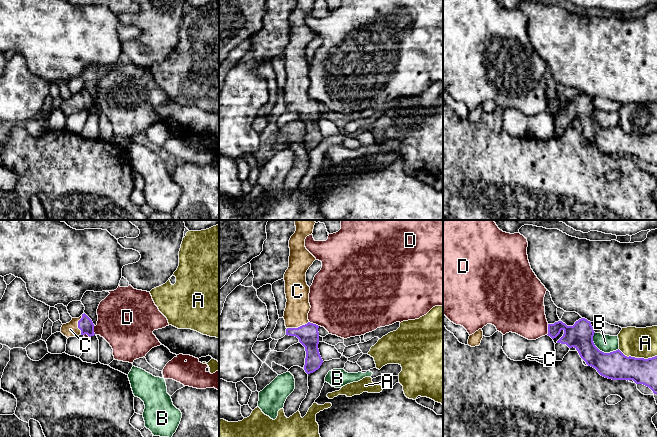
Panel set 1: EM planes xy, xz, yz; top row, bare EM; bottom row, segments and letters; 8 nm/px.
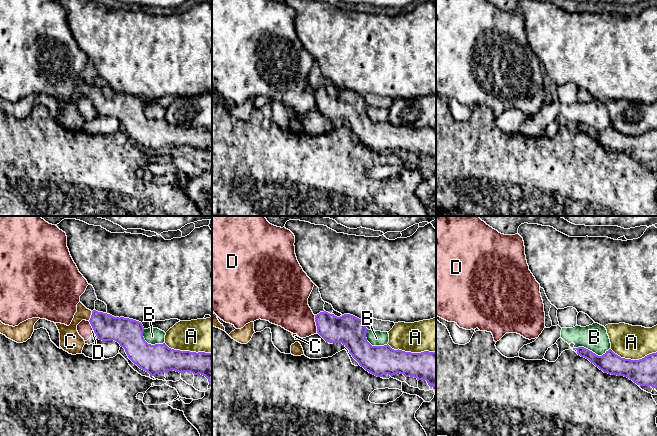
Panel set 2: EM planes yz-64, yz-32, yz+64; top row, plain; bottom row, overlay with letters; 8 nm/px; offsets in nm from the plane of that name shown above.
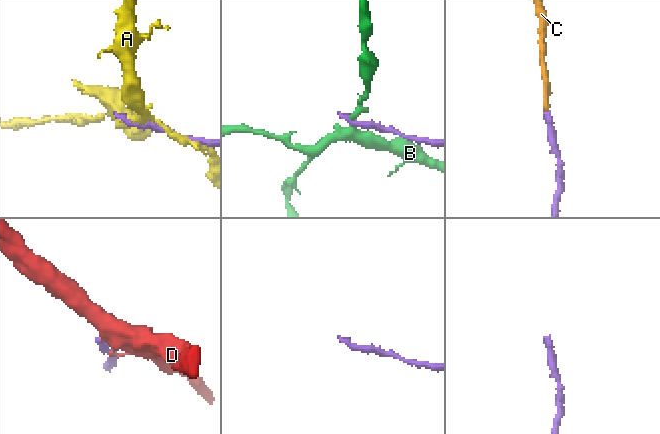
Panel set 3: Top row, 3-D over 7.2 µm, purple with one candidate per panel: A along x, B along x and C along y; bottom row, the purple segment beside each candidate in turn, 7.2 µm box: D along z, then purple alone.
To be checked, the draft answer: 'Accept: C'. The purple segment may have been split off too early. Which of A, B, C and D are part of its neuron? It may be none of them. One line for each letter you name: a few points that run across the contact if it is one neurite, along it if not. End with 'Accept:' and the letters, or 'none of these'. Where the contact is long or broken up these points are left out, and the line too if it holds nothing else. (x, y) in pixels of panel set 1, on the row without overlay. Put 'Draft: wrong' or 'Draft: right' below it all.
C: xz (308, 111), (298, 103), (297, 84)
Accept: C
Draft: right

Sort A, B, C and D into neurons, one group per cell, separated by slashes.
A / B / C / D

